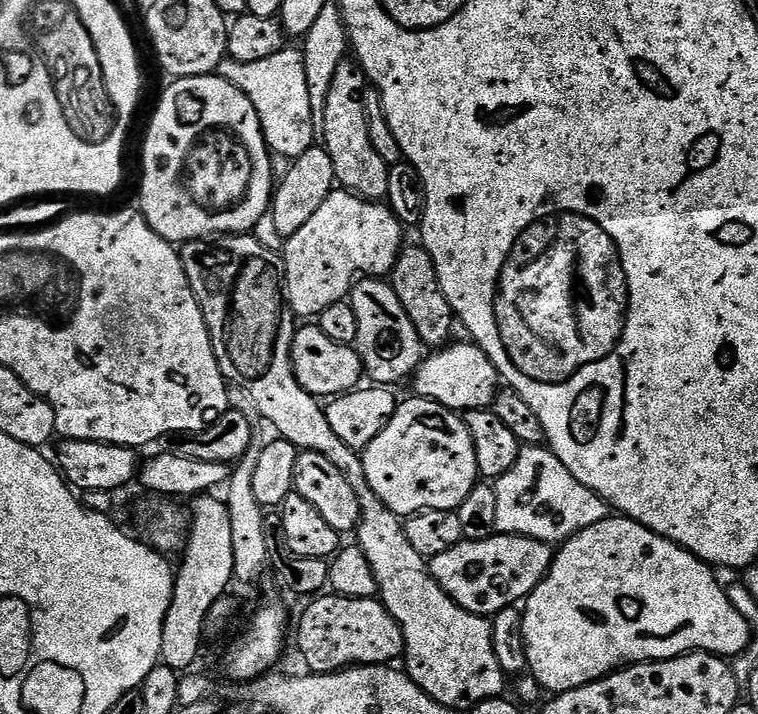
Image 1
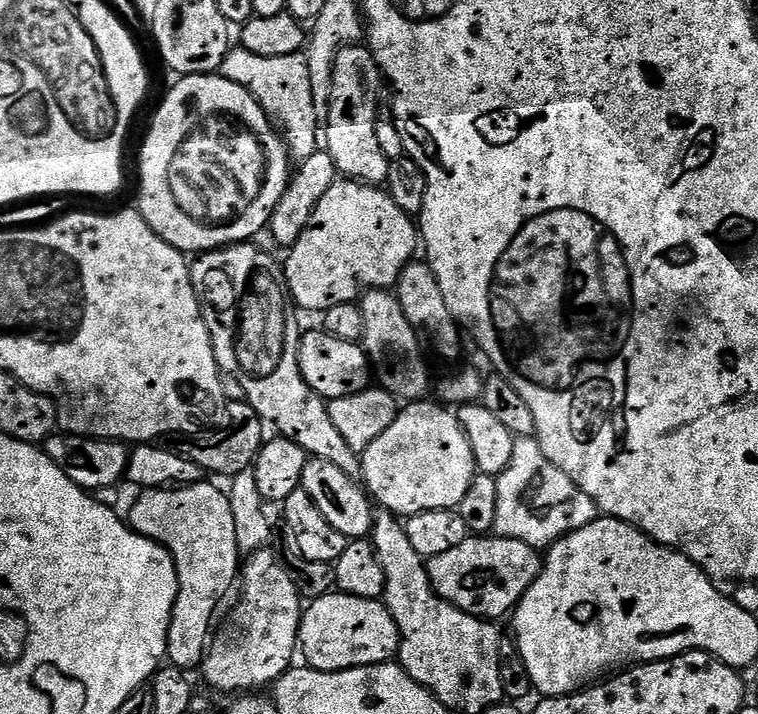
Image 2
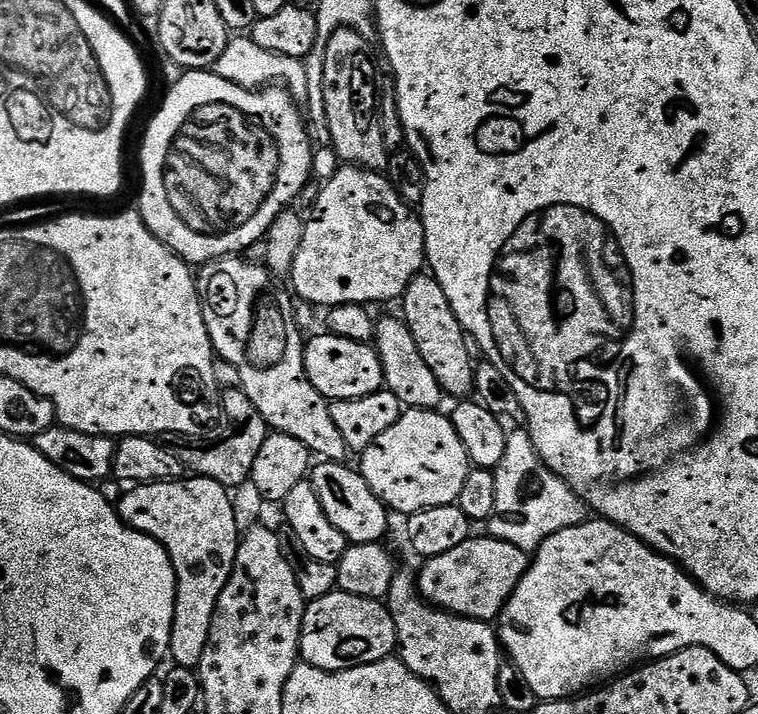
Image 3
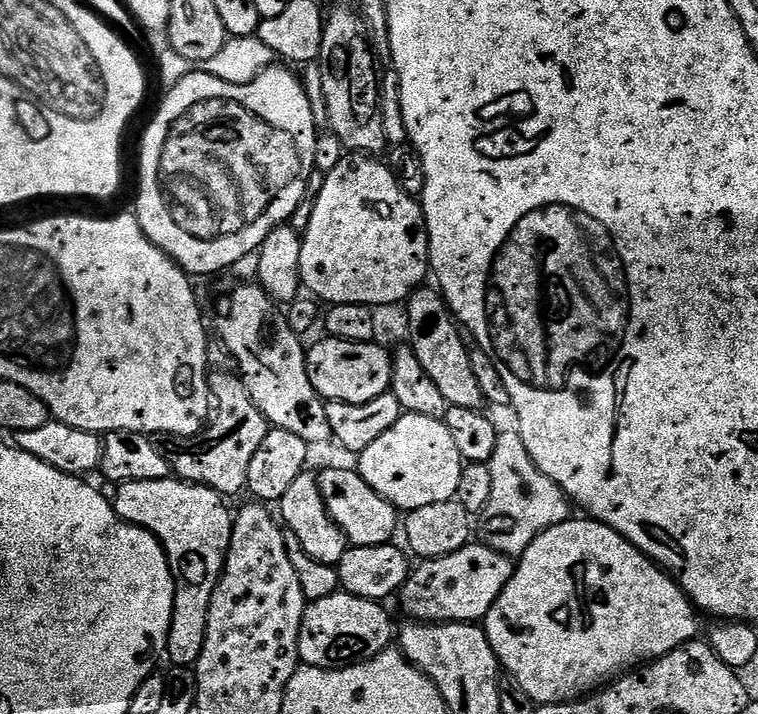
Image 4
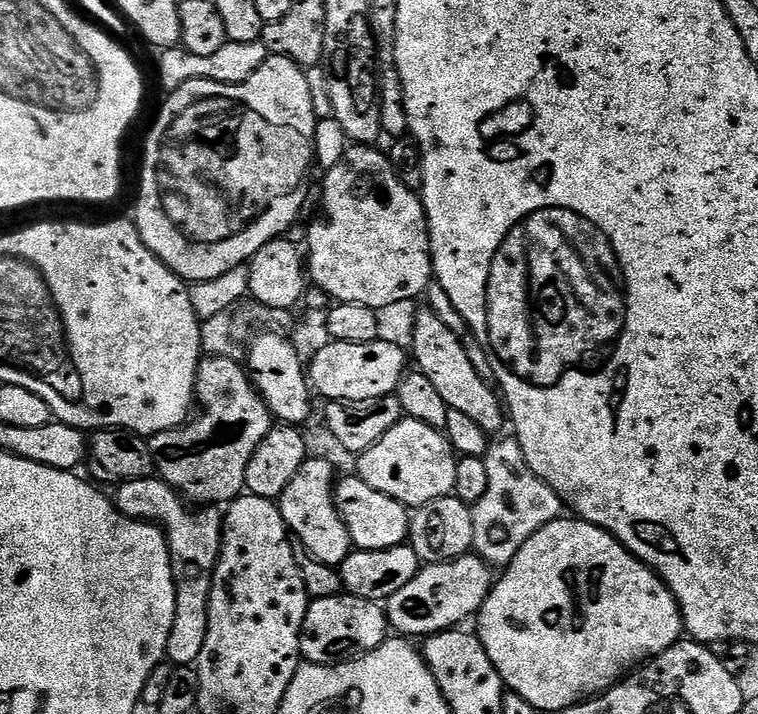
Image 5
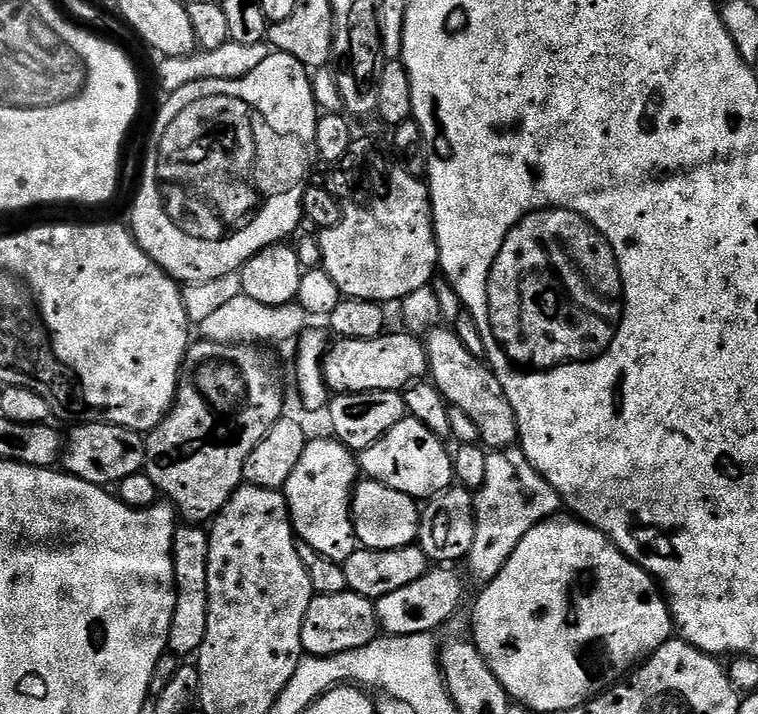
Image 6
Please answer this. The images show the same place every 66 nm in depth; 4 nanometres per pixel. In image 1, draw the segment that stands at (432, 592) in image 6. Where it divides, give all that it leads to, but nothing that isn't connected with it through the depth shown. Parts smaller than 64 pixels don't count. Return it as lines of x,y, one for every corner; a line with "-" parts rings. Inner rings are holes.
495,534
485,540
461,540
458,546
431,557
428,568
438,586
462,610
491,618
527,600
551,570
553,557
553,545
541,540

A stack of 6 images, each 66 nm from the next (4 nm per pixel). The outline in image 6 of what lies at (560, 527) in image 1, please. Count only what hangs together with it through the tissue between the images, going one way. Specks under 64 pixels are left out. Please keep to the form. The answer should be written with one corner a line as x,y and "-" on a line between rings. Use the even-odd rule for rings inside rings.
519,447
492,450
486,456
485,482
474,496
476,505
476,529
474,546
466,557
468,572
477,580
477,585
489,584
500,573
502,566
514,554
514,546
534,530
543,520
555,517
561,511
562,500
555,490
534,470

